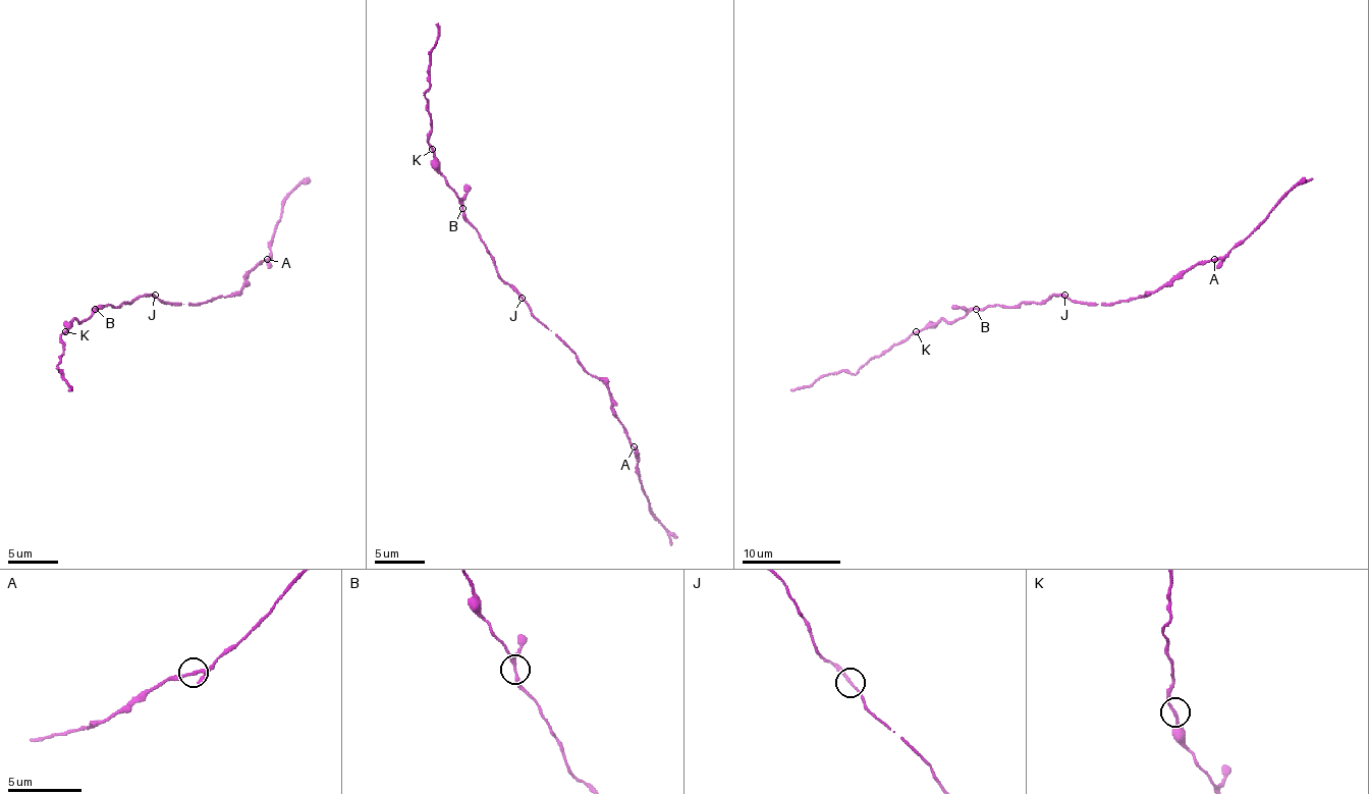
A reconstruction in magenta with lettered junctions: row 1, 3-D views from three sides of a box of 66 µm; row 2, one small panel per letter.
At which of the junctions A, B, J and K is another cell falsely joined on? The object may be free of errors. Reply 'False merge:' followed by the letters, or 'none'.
False merge: none

